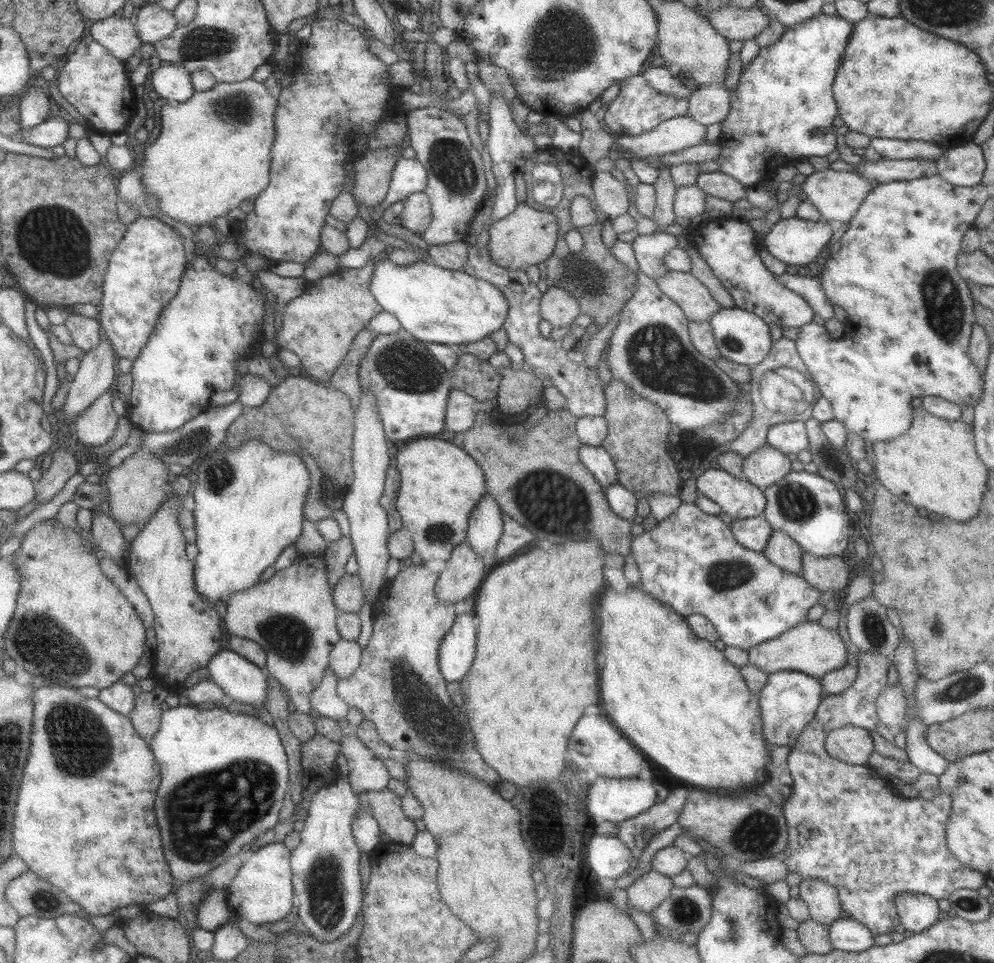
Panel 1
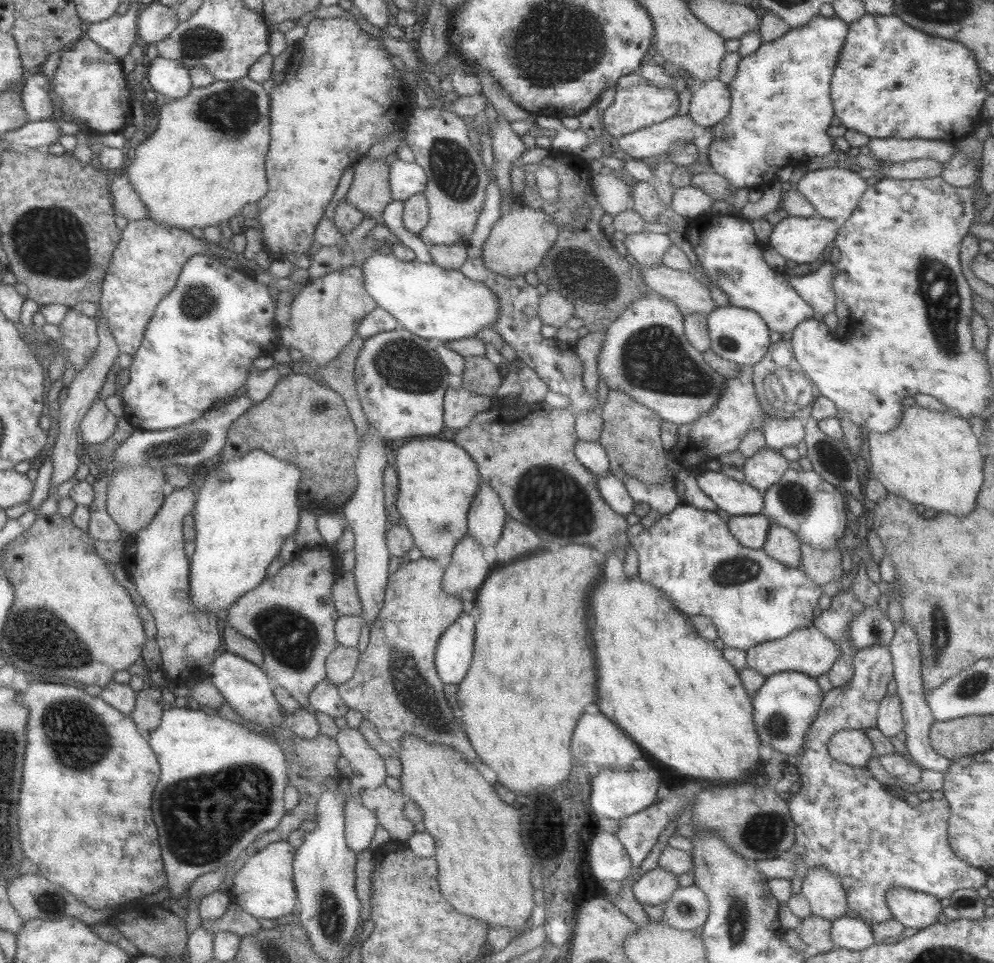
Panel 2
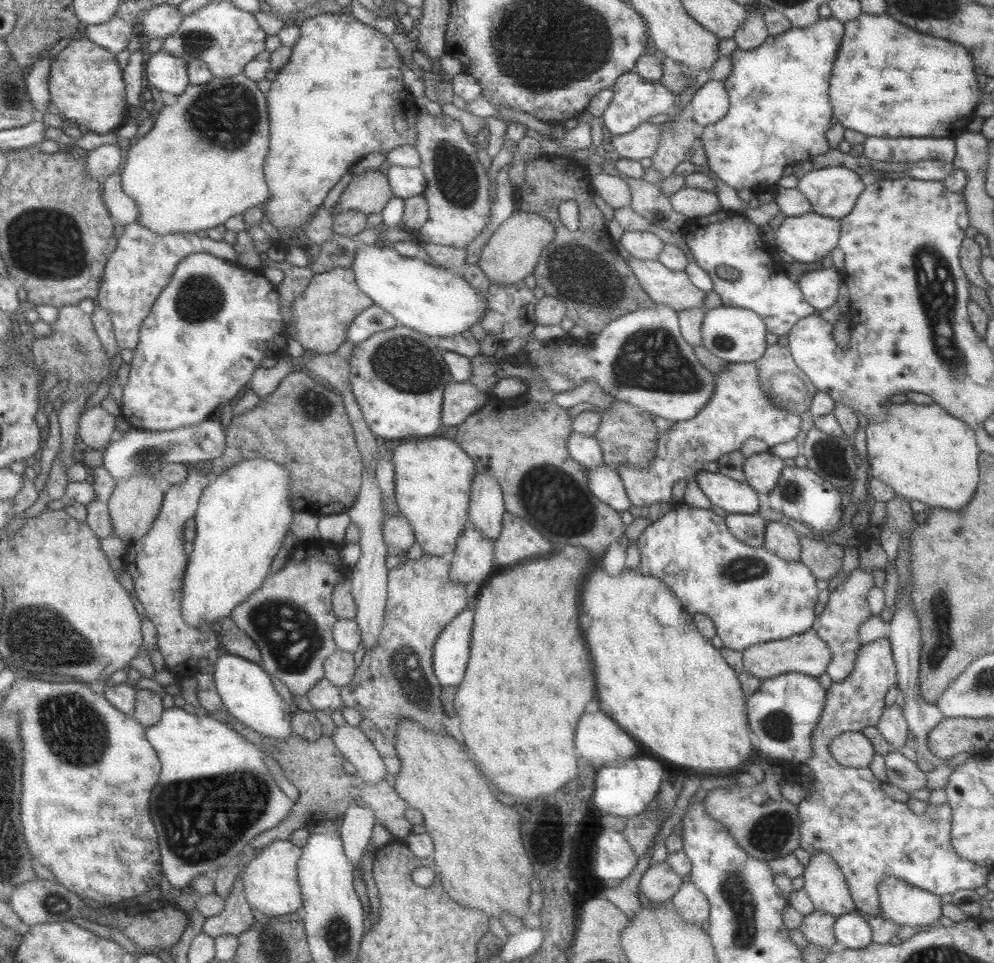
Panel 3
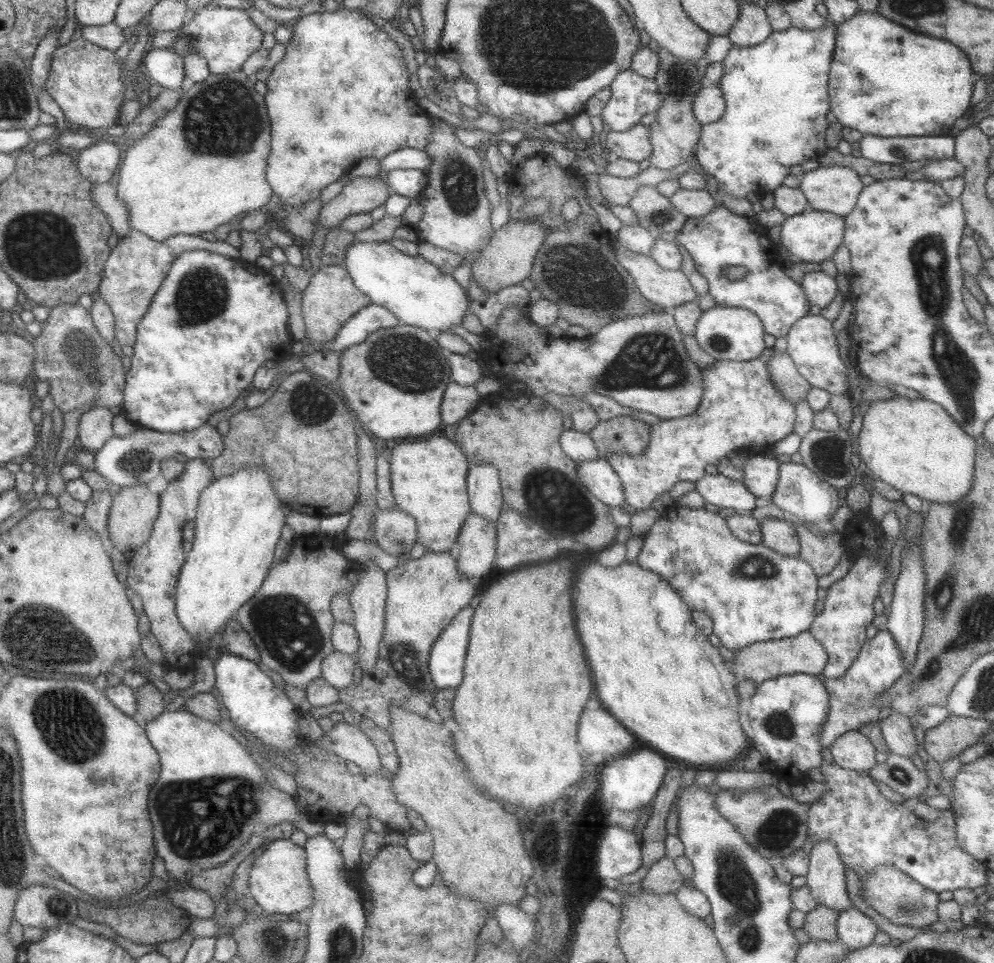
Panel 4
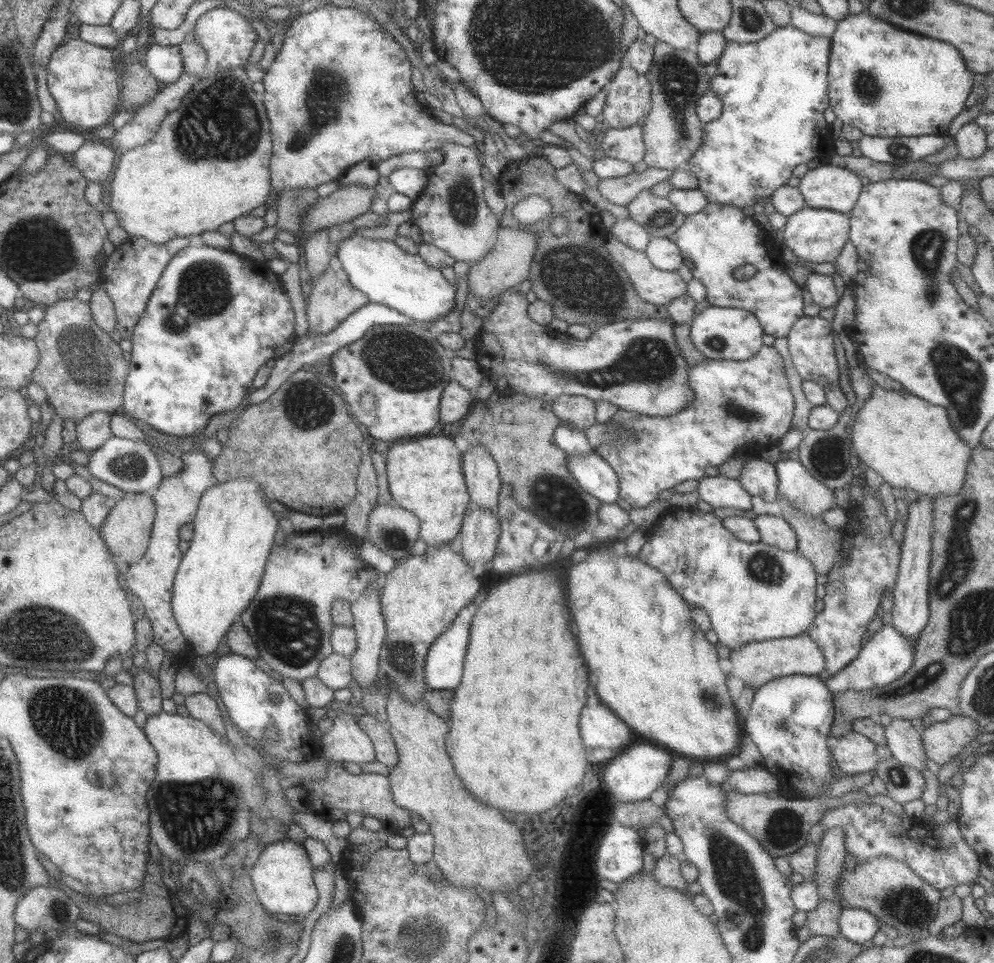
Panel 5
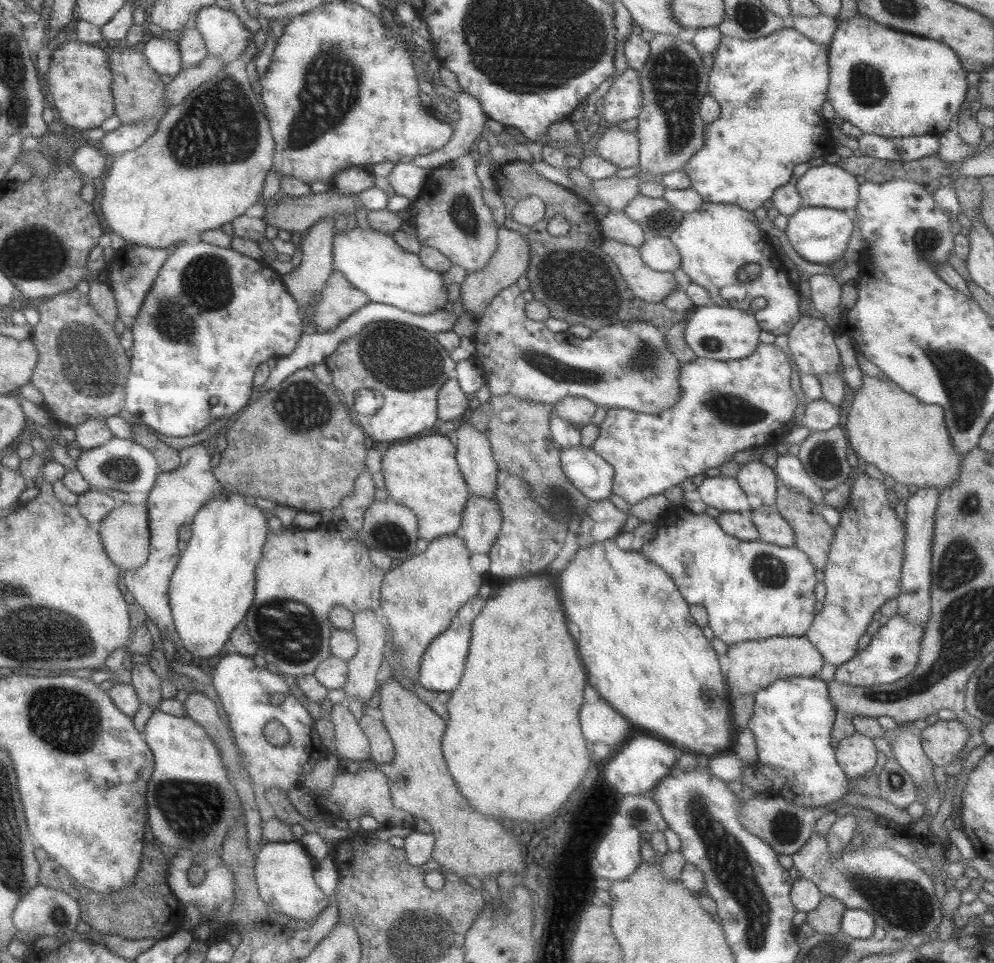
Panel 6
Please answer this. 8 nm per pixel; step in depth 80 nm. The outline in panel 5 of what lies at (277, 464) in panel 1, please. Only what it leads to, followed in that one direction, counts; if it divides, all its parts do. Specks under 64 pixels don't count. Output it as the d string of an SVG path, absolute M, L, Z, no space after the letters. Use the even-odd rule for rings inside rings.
M249 478L219 482L209 488L200 499L193 521L194 537L177 568L171 601L173 615L194 657L216 652L224 634L248 608L256 590L259 590L263 568L266 567L270 550L275 545L276 532L280 526L280 515L269 509L268 503L257 482Z

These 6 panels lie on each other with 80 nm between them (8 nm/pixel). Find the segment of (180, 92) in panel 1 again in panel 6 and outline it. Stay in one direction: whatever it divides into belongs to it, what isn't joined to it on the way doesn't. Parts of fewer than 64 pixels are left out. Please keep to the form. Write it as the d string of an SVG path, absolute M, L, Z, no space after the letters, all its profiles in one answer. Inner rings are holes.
M153 37L143 49L150 68L166 80L173 79L183 70L177 41Z

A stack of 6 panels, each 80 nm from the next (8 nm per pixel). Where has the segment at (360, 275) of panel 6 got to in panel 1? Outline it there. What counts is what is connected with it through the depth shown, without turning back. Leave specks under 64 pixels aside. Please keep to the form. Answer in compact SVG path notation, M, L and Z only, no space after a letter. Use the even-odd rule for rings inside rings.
M378 257L371 276L370 292L384 311L390 312L416 340L443 345L476 342L506 322L508 301L502 291L487 280L473 277L463 270L448 270L435 262L417 260L409 265L397 265L389 258Z

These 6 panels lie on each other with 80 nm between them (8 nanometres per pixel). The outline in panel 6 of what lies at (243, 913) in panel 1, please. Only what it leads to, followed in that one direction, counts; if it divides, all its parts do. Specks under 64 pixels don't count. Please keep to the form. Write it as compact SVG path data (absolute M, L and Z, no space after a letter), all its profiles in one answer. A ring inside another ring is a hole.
M299 841L266 843L255 859L255 875L262 900L270 909L296 920L298 925L307 925L315 920L332 901L314 878L316 863Z

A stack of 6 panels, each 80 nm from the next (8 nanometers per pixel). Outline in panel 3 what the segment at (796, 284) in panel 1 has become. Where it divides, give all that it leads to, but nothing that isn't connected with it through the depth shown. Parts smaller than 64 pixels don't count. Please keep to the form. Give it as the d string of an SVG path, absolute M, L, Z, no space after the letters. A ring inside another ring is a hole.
M832 266L804 274L798 280L798 284L806 302L809 302L815 309L823 311L836 304L840 278L842 278L840 270Z

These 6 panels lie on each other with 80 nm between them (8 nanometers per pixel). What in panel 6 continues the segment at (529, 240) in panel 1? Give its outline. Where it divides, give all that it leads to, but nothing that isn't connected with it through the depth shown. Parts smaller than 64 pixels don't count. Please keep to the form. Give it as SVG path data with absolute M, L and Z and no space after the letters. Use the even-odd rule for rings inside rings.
M501 227L498 236L498 246L489 263L482 270L468 273L461 284L459 302L463 306L464 313L467 312L475 318L480 317L485 307L500 291L516 284L520 276L526 275L529 267L530 245L523 235L516 230Z

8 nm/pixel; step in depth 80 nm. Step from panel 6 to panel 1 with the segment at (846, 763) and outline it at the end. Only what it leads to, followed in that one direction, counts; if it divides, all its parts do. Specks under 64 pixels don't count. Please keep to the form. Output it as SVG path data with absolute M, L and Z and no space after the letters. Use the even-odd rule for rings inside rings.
M845 726L828 733L825 749L832 758L848 765L868 765L875 746L871 731L862 727Z

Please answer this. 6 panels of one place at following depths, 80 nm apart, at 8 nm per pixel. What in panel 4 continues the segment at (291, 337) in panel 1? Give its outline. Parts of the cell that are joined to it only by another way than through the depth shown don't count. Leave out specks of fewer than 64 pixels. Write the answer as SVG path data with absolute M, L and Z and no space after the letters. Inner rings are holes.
M321 265L302 291L302 317L306 326L304 343L320 344L325 348L327 342L334 340L337 332L353 316L371 303L370 297L356 288L350 273L342 265Z

